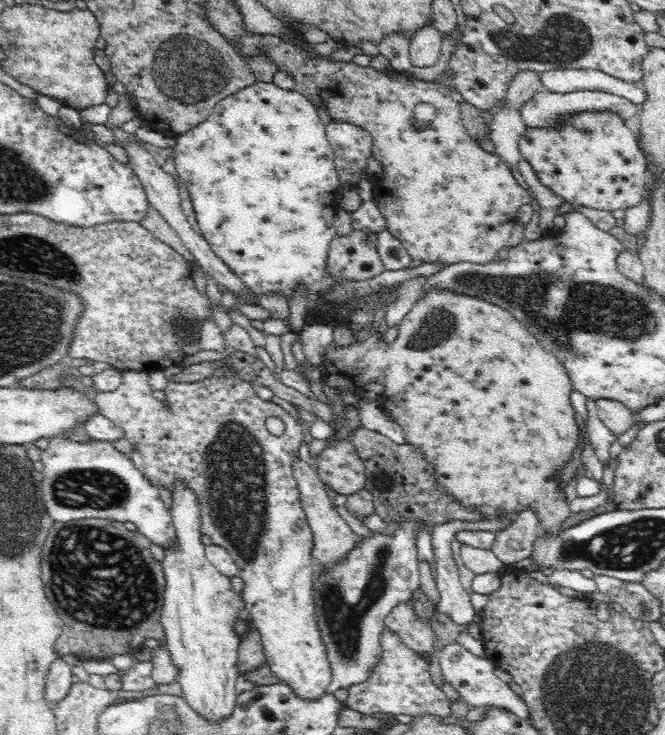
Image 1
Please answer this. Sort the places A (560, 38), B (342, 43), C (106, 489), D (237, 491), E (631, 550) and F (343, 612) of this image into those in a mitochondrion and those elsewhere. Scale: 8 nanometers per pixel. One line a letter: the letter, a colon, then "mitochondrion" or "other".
A: mitochondrion
B: other
C: mitochondrion
D: mitochondrion
E: mitochondrion
F: mitochondrion

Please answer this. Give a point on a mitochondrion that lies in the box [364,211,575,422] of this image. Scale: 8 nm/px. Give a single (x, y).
(437, 324)

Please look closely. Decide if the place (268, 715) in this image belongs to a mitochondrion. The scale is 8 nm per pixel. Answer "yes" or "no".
no

